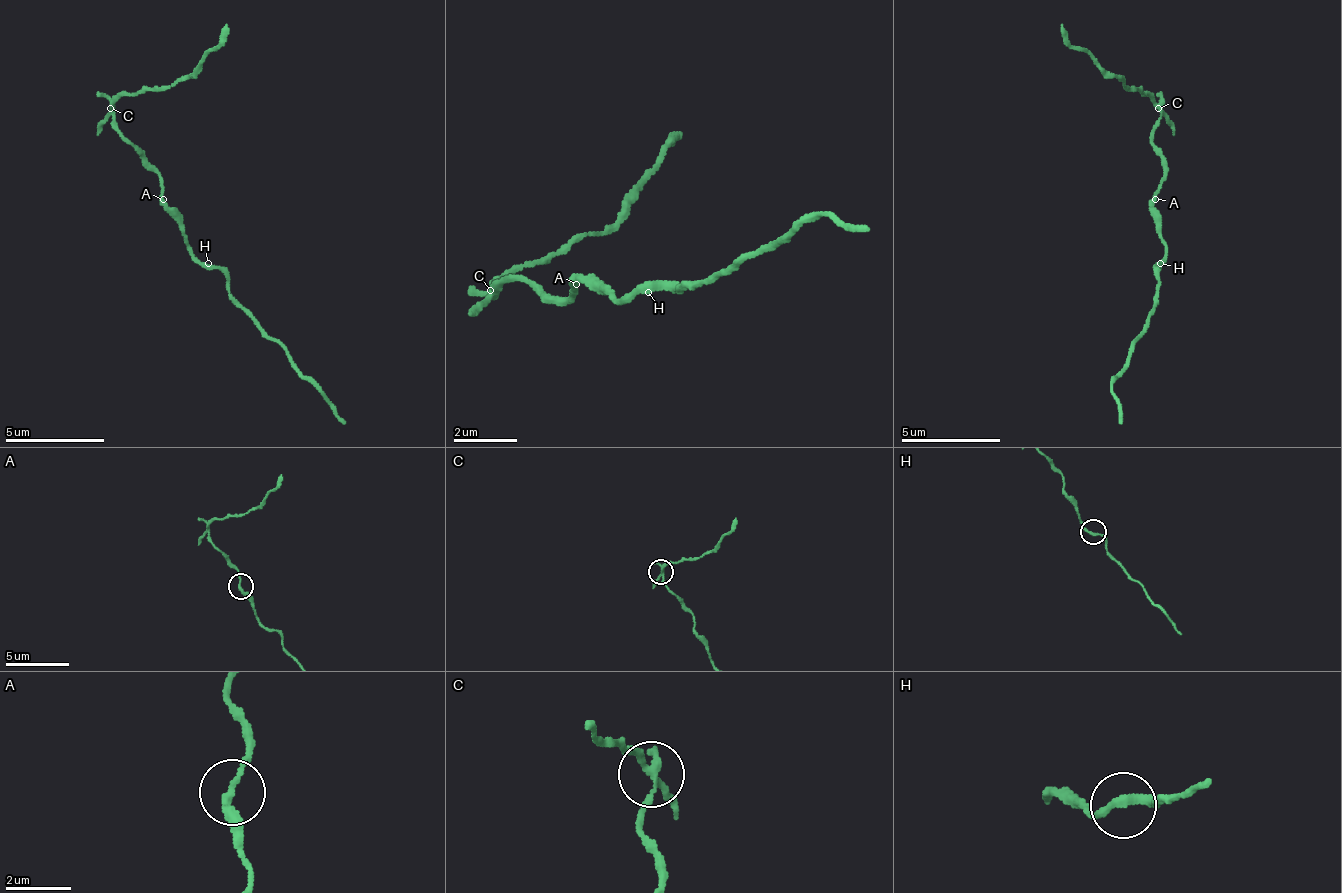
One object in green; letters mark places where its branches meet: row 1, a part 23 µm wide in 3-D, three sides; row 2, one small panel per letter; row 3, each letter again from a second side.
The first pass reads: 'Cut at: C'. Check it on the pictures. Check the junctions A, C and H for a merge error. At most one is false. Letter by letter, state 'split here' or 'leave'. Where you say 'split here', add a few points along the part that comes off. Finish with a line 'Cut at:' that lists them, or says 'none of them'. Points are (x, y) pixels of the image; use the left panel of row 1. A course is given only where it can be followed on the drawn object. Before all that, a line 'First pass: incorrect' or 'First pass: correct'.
First pass: correct
A: leave
C: split here; foreign part runs (108, 109), (123, 94), (178, 84), (228, 25)
H: leave
Cut at: C

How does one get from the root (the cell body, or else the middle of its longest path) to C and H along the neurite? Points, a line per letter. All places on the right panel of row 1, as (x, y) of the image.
C: (1155, 204), (1155, 189), (1165, 174), (1165, 159), (1155, 149), (1155, 124), (1160, 119), (1160, 109)
H: (1155, 204), (1155, 228), (1165, 248), (1165, 258), (1160, 263)

